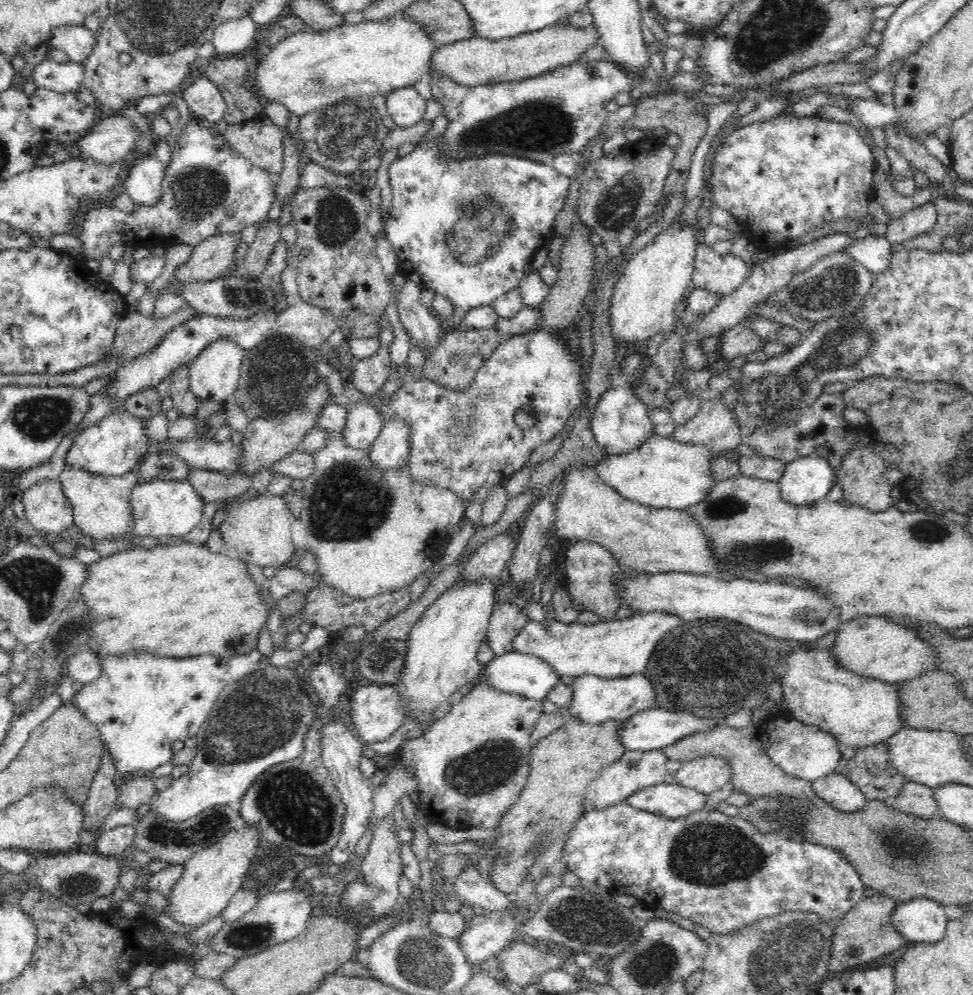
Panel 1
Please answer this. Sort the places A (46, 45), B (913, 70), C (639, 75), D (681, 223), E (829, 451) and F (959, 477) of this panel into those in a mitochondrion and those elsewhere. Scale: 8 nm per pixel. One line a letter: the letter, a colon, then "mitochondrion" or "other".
A: other
B: other
C: other
D: other
E: other
F: mitochondrion

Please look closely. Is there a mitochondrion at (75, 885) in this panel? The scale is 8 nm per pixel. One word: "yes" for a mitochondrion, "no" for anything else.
yes

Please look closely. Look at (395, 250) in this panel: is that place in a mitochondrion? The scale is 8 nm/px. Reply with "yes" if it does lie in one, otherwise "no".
no

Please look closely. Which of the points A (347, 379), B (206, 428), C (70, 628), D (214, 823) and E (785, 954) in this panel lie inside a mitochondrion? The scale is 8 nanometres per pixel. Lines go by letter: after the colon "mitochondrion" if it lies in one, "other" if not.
A: other
B: other
C: mitochondrion
D: mitochondrion
E: mitochondrion

